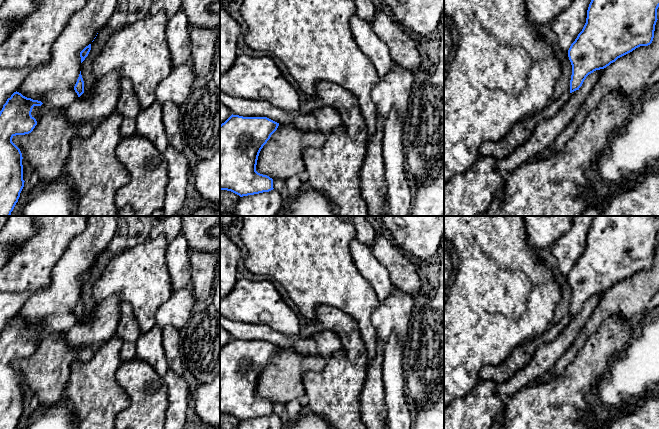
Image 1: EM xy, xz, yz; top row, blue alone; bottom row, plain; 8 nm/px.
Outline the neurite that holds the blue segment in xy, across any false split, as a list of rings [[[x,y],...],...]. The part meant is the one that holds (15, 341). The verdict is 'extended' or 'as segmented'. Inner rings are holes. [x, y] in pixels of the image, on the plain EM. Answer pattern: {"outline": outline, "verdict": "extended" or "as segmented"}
{"outline": [[[14,316],[7,323],[0,335],[0,429],[16,429],[20,417],[24,411],[22,377],[12,366],[16,359],[25,359],[33,355],[37,349],[36,343],[31,339],[34,330],[41,330],[43,327]]], "verdict": "as segmented"}

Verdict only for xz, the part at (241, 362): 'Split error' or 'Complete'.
Complete

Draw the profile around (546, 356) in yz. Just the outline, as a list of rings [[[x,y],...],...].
[[[659,243],[655,249],[654,262],[650,269],[640,270],[632,276],[618,282],[604,293],[589,298],[582,310],[571,317],[568,325],[556,339],[540,346],[531,361],[506,382],[497,384],[496,392],[504,399],[518,393],[521,389],[540,379],[550,380],[553,376],[564,371],[566,366],[577,356],[584,346],[609,317],[618,315],[625,321],[634,321],[642,318],[642,312],[649,306],[654,295],[659,291]]]

